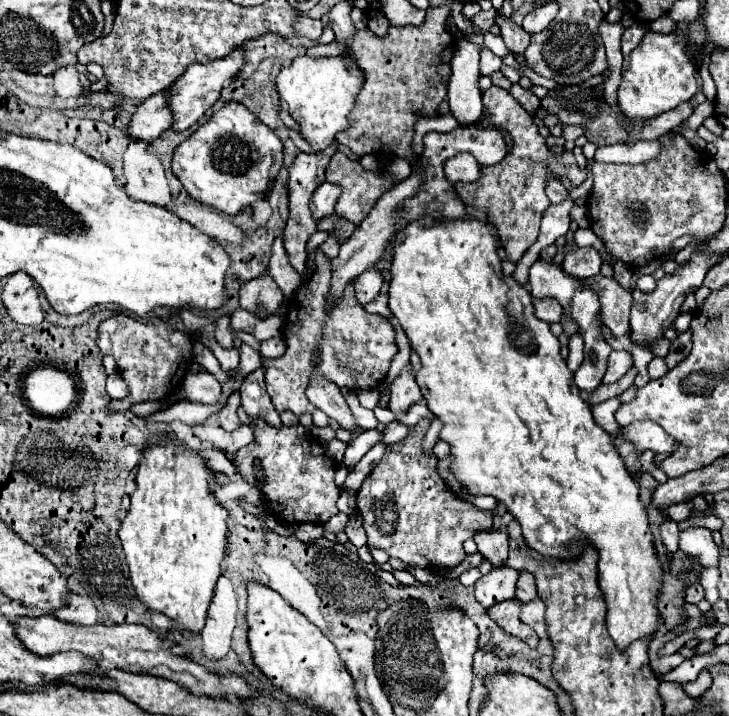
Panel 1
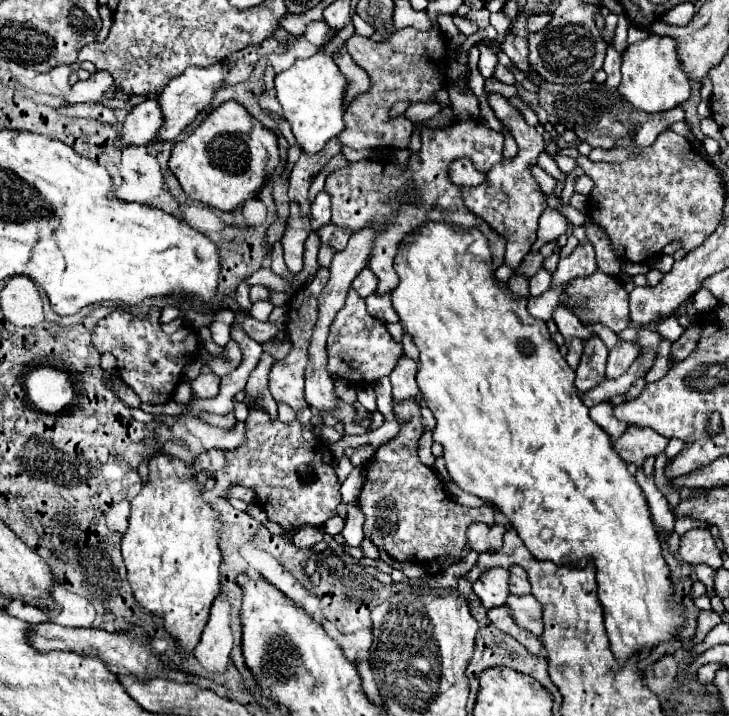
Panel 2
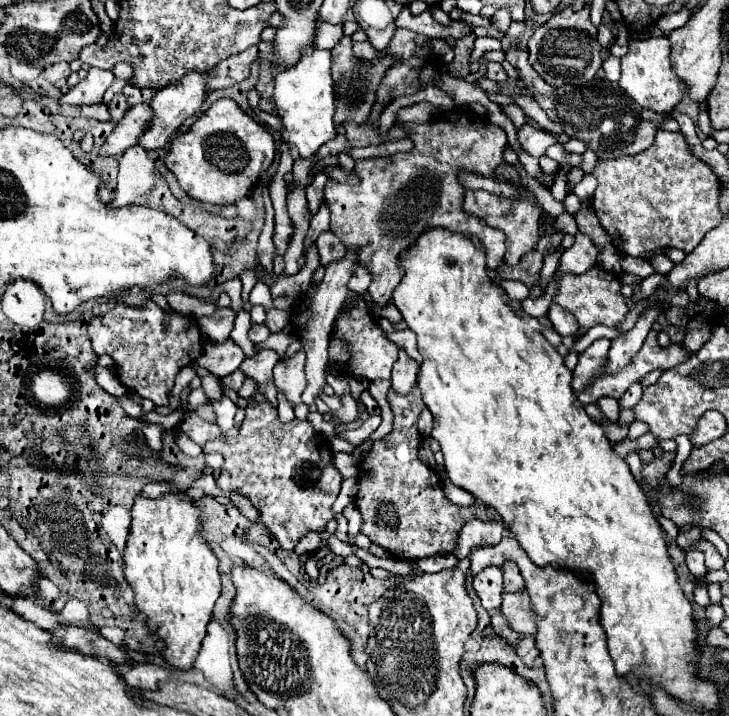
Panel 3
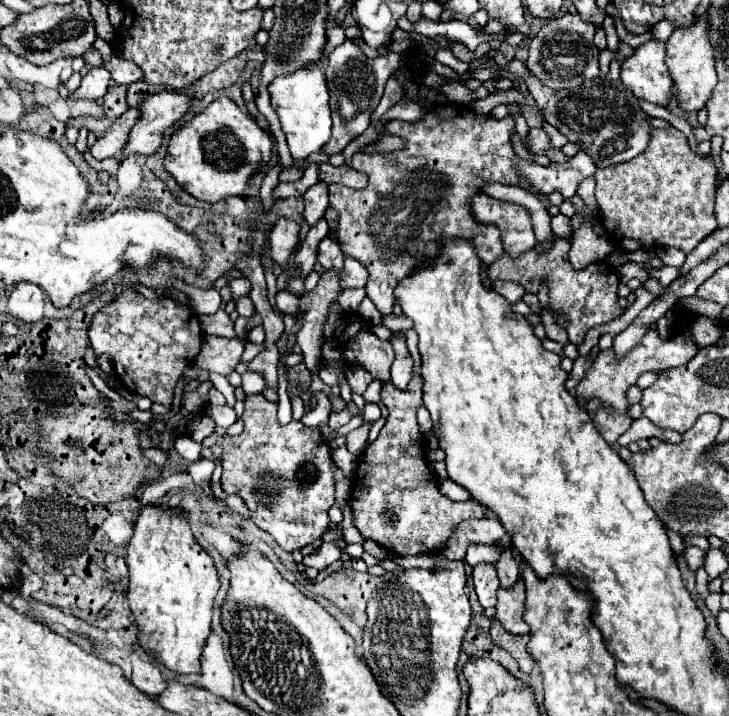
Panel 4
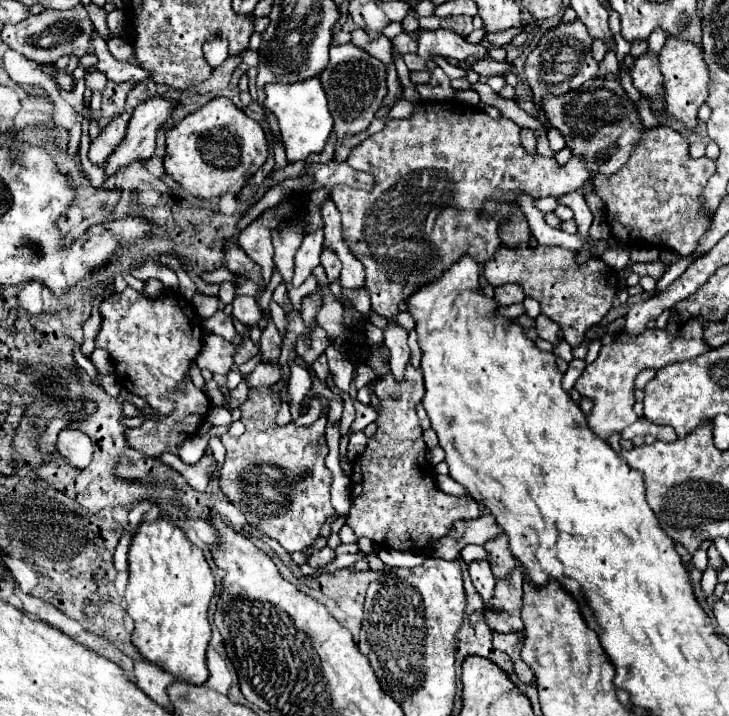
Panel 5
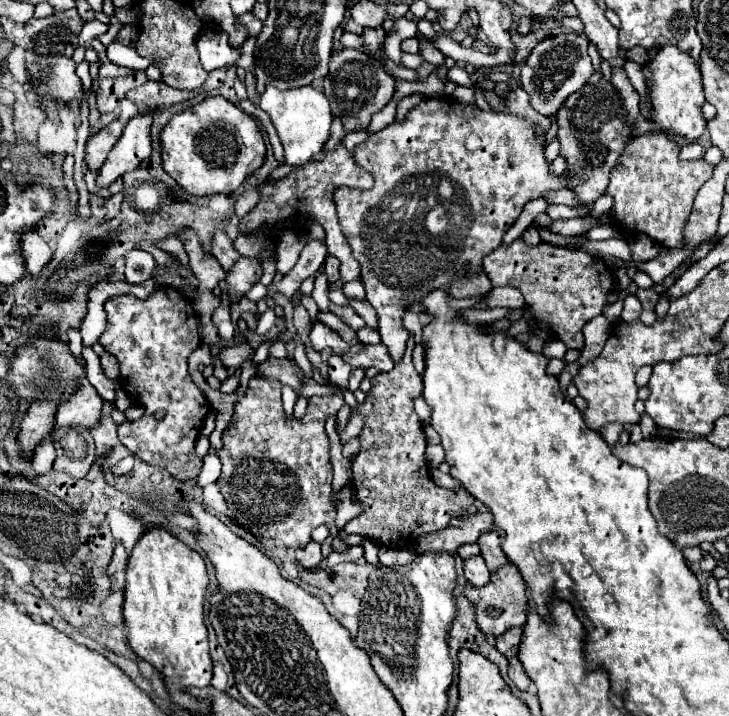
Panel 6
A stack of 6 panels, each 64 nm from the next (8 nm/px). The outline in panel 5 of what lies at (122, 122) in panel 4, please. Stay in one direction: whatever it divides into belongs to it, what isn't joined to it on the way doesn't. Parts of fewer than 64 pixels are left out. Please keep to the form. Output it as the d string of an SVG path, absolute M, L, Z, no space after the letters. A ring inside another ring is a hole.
M120 114L120 116L116 116L116 118L98 134L98 138L90 142L88 158L90 158L92 164L104 162L104 160L116 150L116 146L120 144L120 140L122 140L124 134L126 134L128 120L130 120L130 114Z

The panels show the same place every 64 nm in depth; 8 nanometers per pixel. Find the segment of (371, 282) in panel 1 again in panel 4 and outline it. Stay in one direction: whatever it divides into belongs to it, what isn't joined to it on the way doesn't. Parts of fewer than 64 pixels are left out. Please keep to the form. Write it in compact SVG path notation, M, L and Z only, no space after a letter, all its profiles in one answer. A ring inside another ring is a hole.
M344 254L344 270L342 270L342 284L346 288L364 288L368 282L368 270L350 254Z

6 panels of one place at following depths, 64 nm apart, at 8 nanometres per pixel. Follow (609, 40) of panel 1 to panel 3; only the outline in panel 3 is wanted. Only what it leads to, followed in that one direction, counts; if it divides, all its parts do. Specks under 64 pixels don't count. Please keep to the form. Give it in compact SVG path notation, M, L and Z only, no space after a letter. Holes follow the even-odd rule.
M610 56L606 62L604 62L604 72L606 72L606 78L610 80L610 82L616 82L618 78L620 78L620 58L614 58L614 56Z

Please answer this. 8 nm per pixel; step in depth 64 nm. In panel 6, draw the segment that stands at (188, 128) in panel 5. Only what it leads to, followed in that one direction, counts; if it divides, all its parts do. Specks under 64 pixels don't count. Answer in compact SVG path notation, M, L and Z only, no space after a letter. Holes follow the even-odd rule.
M210 96L200 104L174 114L160 132L162 168L188 194L230 194L264 162L264 140L252 116L222 96Z

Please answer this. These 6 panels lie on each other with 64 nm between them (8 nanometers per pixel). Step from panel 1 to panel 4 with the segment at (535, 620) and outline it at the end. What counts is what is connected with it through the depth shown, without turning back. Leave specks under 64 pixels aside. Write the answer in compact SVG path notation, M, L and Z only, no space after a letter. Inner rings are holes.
M518 580L512 588L500 588L496 602L496 620L510 634L528 634L530 628L522 620L524 612L524 582Z

